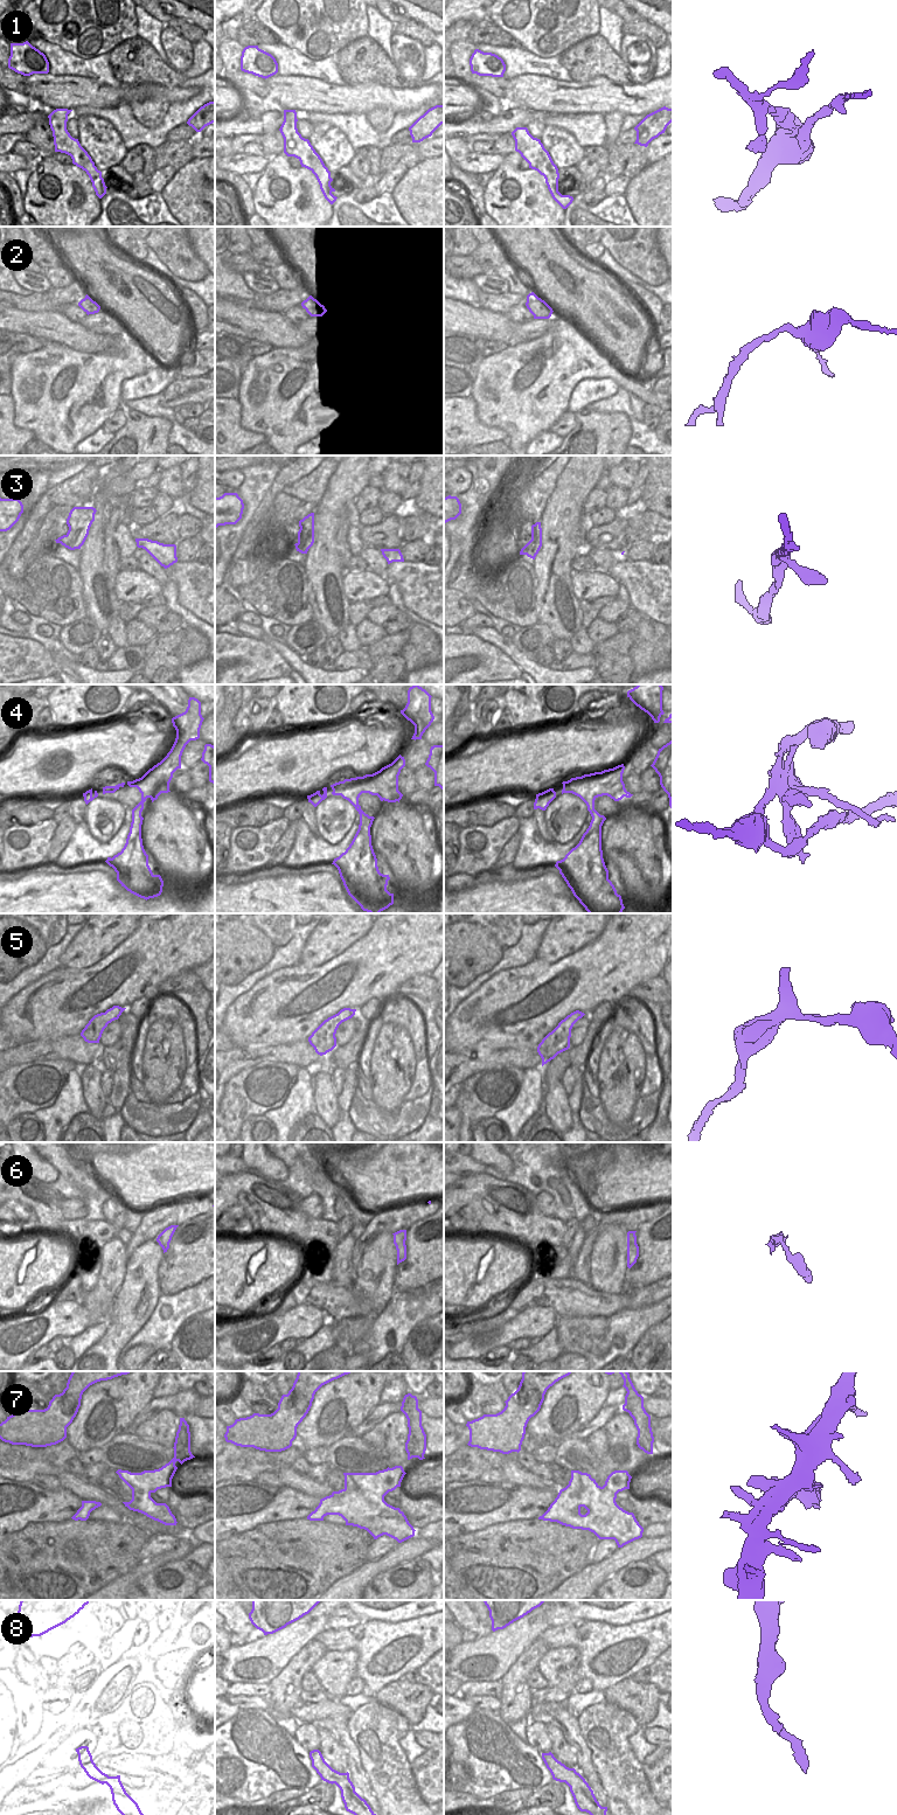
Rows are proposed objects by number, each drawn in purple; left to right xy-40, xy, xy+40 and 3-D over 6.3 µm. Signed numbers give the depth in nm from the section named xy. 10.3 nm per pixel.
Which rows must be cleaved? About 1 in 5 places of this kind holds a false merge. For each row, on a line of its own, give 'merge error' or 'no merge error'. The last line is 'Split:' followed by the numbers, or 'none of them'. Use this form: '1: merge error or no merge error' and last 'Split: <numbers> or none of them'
1: no merge error
2: no merge error
3: no merge error
4: no merge error
5: no merge error
6: no merge error
7: no merge error
8: no merge error
Split: none of them

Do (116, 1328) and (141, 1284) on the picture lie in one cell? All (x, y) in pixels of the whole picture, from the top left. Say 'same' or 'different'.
same

